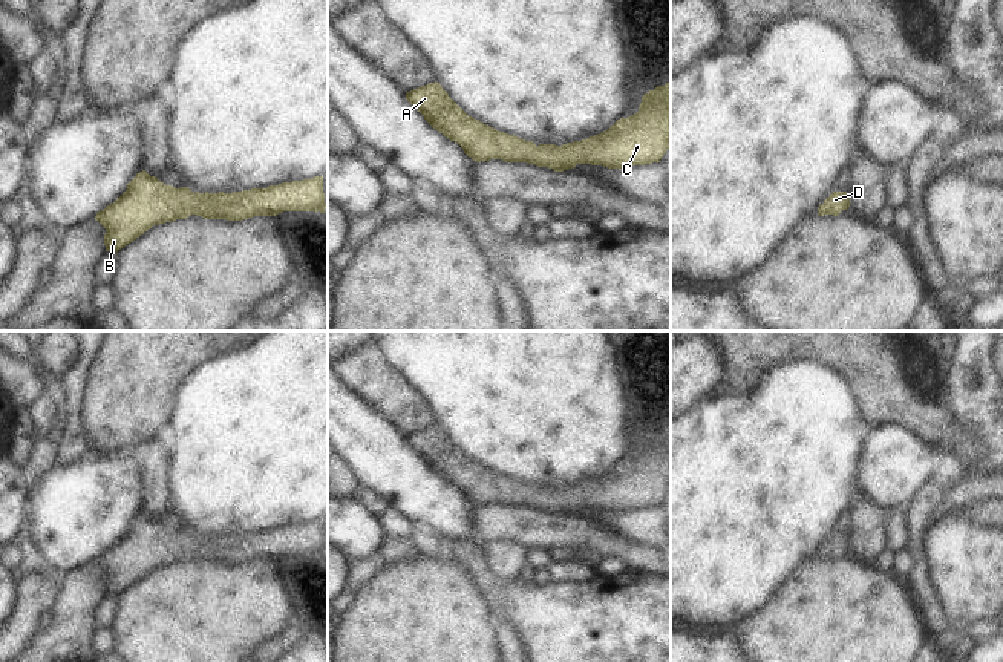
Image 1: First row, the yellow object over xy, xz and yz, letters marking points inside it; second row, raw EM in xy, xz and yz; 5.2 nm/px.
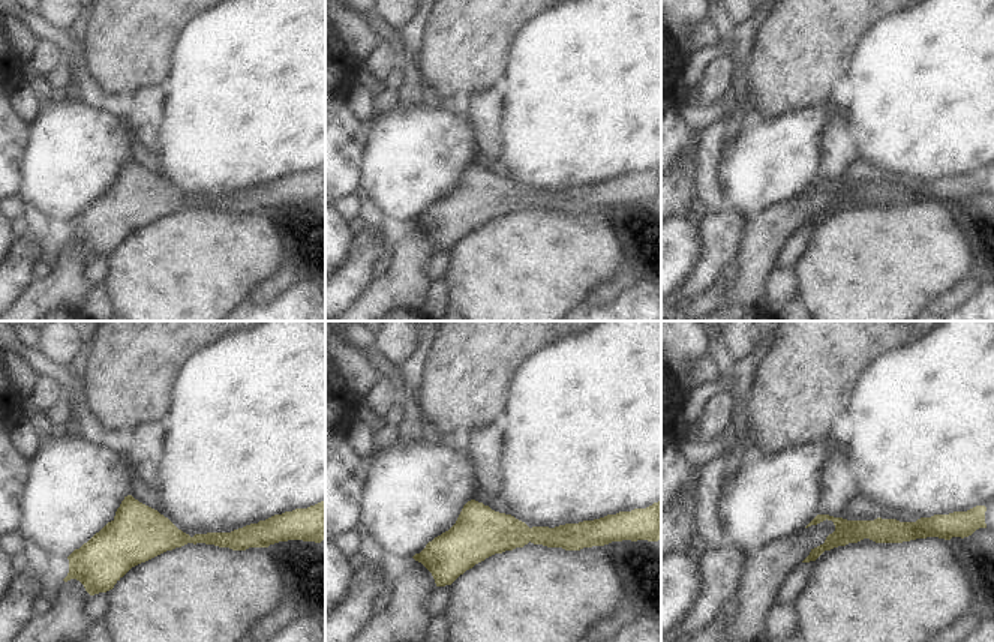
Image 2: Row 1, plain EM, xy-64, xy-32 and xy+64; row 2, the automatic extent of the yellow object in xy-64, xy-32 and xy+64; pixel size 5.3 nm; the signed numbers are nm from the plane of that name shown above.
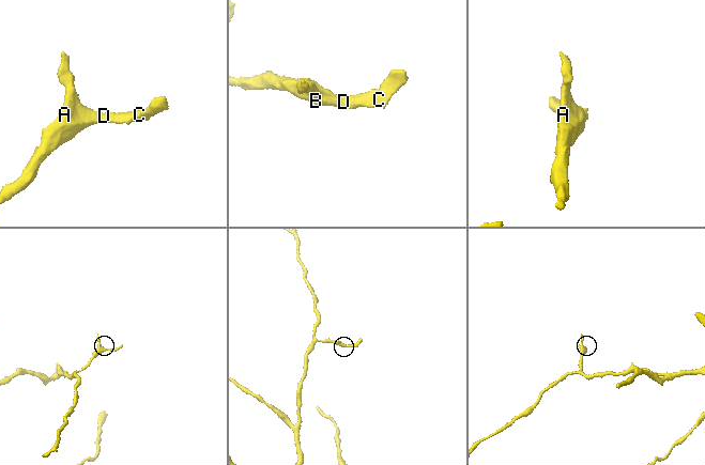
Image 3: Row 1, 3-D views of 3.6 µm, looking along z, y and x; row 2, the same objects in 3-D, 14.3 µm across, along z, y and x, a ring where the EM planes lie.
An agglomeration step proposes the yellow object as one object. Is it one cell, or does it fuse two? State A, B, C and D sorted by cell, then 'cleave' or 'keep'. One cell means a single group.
A B C D; keep

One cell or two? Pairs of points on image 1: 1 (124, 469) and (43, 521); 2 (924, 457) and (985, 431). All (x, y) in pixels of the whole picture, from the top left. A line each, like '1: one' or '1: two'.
1: one
2: two

